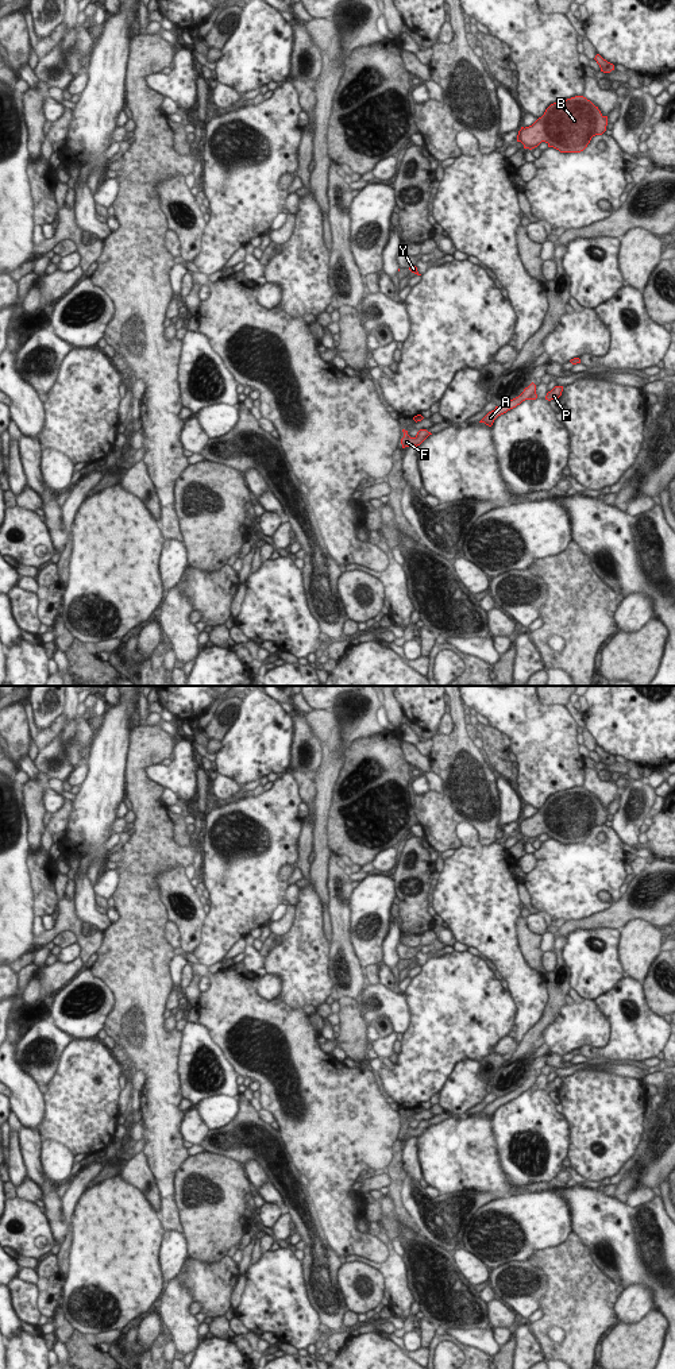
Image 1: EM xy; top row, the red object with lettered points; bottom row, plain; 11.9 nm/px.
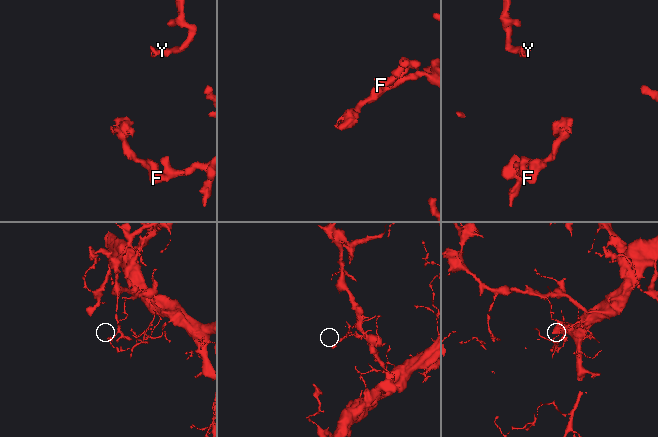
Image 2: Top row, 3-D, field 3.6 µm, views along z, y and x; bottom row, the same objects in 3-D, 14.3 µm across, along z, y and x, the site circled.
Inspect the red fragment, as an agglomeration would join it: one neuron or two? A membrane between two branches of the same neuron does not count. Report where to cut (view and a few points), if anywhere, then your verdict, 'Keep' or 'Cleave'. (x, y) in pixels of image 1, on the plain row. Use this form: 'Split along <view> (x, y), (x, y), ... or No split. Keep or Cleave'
No split. Keep

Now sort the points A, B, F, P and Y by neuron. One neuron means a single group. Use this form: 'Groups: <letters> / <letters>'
Groups: A B F P Y

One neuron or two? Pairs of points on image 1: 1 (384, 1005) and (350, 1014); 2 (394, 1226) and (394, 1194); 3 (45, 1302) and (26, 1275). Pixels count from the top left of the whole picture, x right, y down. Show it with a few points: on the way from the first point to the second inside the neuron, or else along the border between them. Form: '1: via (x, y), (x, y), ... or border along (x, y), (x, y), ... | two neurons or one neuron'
1: border along (357, 1002), (362, 1017), (367, 1022) | two neurons
2: via (397, 1218), (397, 1202) | one neuron
3: border along (35, 1269), (39, 1275) | two neurons

